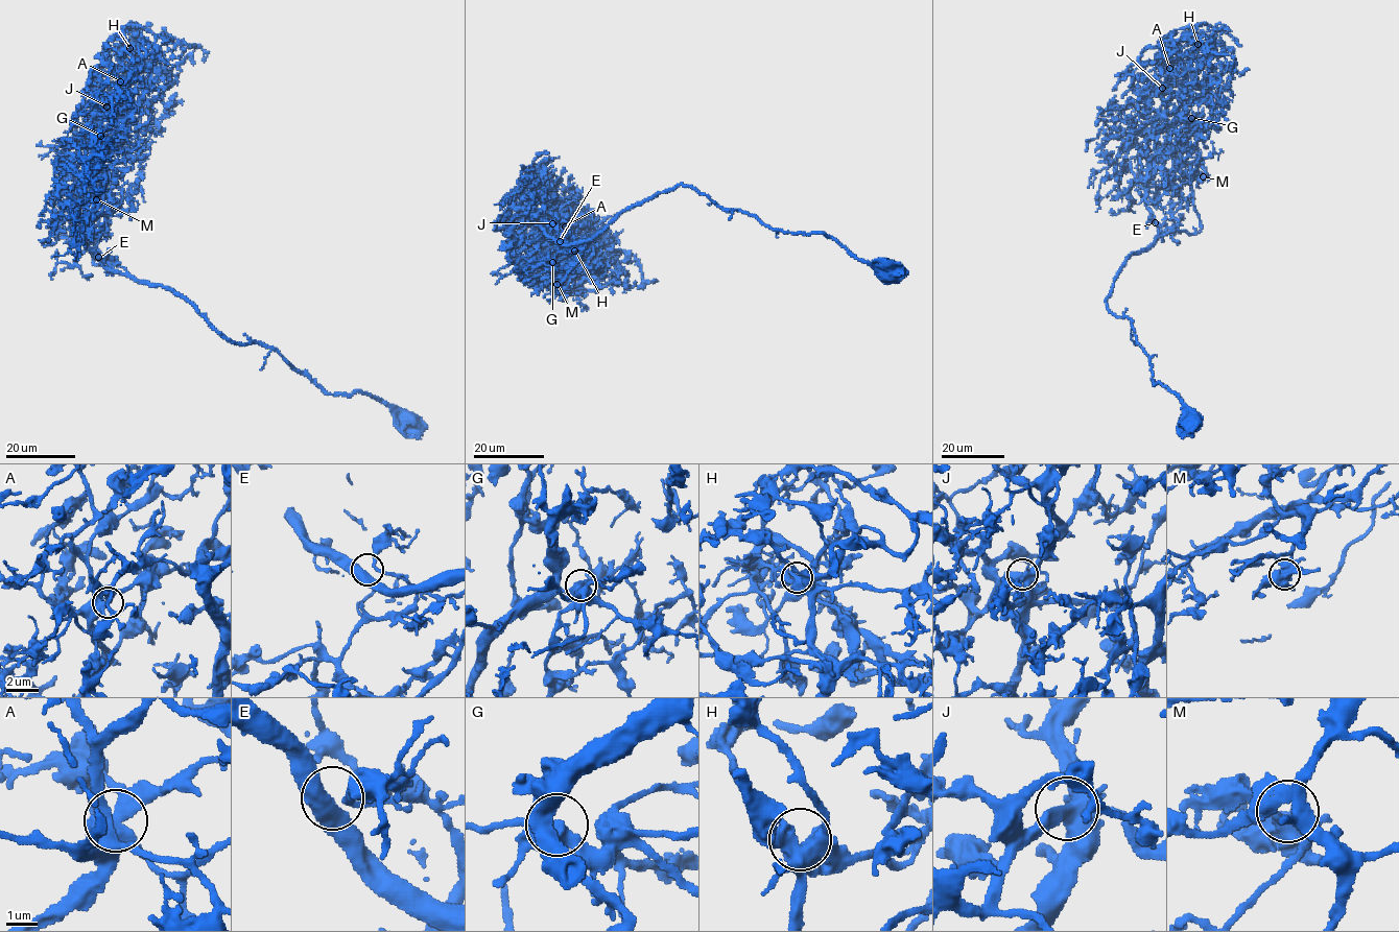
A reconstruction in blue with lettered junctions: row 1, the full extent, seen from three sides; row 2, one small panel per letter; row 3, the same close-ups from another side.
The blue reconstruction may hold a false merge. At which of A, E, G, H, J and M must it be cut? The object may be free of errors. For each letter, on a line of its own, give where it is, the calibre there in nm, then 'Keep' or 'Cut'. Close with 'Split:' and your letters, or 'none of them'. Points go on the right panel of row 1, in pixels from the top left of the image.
A: Place: (1169, 68). Thickness 440 nm. Keep
E: Place: (1155, 222). Thickness 440 nm. Keep
G: Place: (1191, 118). Thickness 440 nm. Keep
H: Place: (1198, 44). Thickness 550 nm. Keep
J: Place: (1162, 88). Thickness 440 nm. Keep
M: Place: (1203, 176). Thickness 420 nm. Keep
Split: none of them

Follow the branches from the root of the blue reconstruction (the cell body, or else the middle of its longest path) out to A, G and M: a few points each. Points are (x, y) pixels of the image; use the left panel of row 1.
A: (407, 420), (325, 392), (102, 263), (87, 209), (120, 80)
G: (407, 420), (368, 393), (325, 392), (274, 350), (223, 338), (171, 290), (108, 268), (85, 241), (100, 136)
M: (407, 420), (368, 393), (325, 392), (274, 350), (235, 343), (184, 299), (96, 256), (86, 238), (96, 199)

